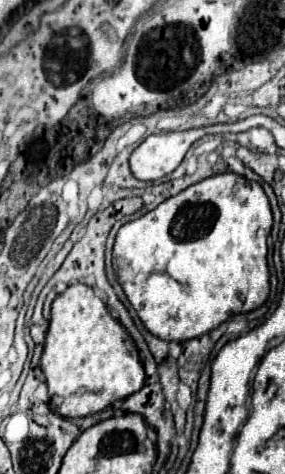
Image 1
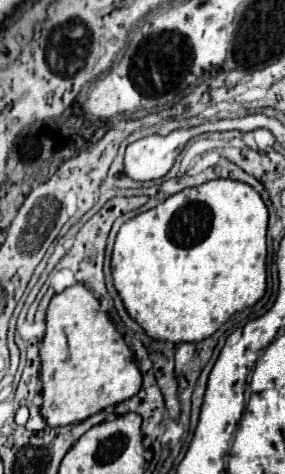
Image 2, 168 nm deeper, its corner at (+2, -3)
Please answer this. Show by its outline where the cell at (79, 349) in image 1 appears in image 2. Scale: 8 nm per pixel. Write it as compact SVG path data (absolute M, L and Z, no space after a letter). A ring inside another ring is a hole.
M82 283L52 297L46 313L46 335L40 345L40 363L44 399L40 413L50 427L80 423L108 405L130 399L142 387L134 353L100 309L98 299Z

